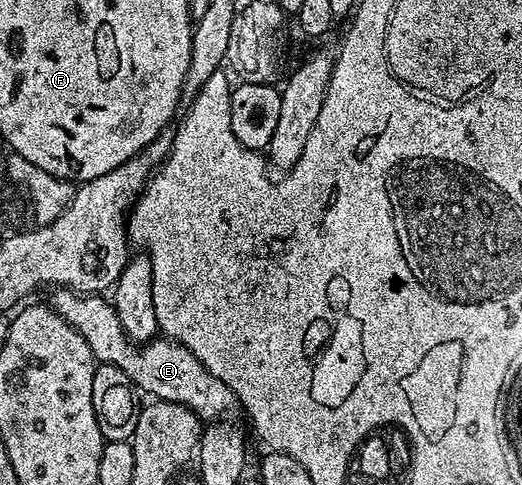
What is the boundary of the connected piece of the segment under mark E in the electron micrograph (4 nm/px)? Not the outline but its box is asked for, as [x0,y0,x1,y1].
[52,288,239,424]

